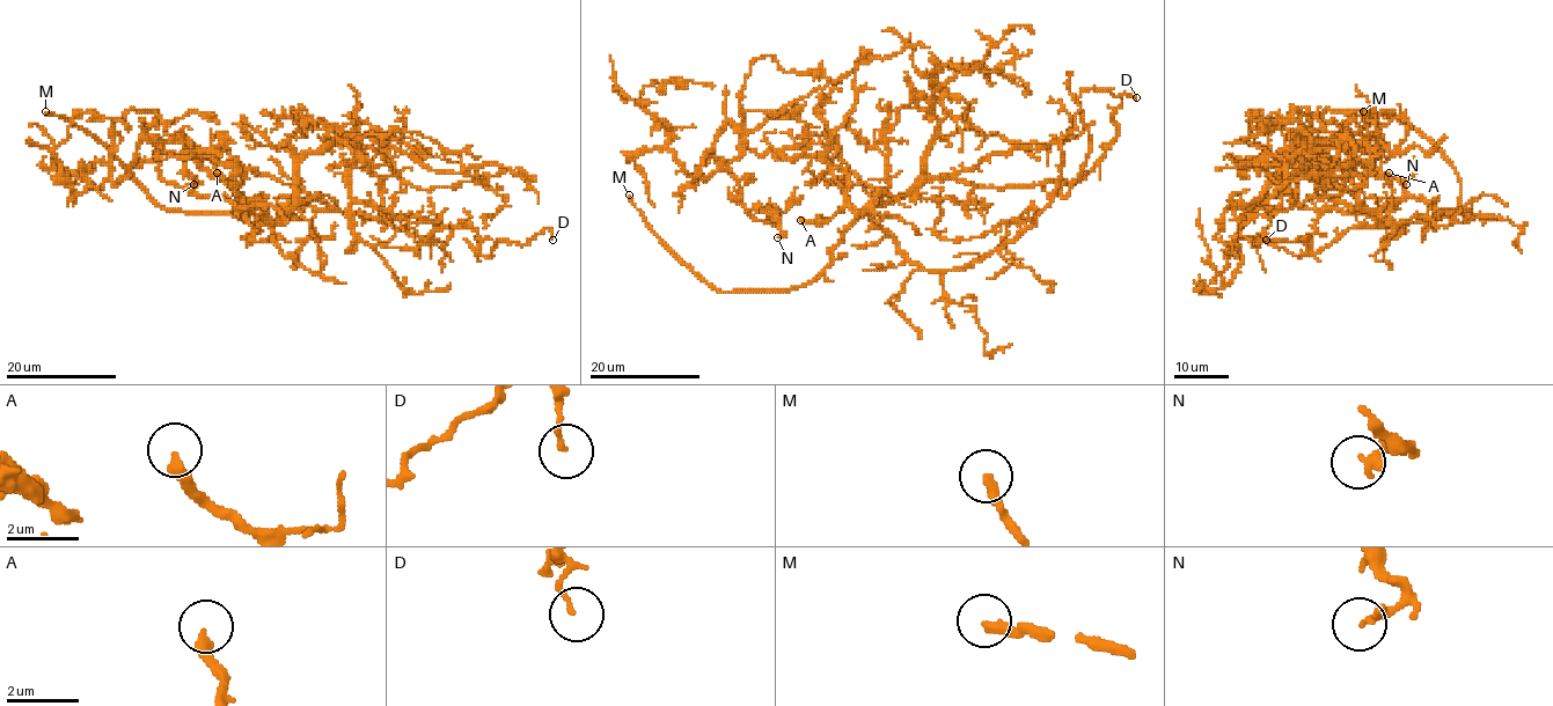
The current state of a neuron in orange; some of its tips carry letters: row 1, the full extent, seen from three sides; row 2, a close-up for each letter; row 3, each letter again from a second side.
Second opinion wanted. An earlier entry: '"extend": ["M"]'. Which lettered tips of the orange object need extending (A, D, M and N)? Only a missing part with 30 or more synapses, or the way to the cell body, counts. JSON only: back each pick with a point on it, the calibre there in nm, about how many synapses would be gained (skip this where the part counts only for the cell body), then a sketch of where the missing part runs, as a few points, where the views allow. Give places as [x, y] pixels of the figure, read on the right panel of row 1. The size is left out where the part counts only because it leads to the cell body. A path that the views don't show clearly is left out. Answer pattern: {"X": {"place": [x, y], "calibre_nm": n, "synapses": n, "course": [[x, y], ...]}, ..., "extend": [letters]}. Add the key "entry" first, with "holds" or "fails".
{"entry": "holds", "M": {"place": [1363, 111], "calibre_nm": 280}, "extend": ["M"]}

